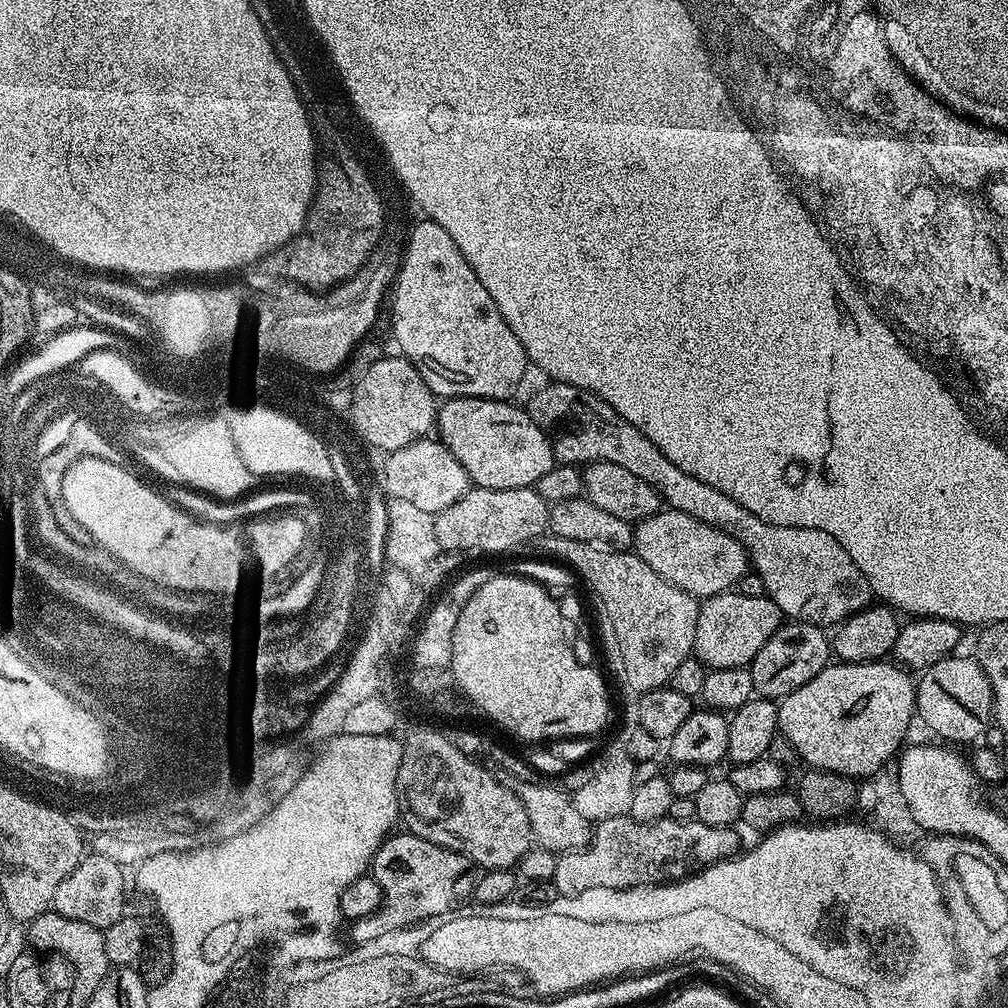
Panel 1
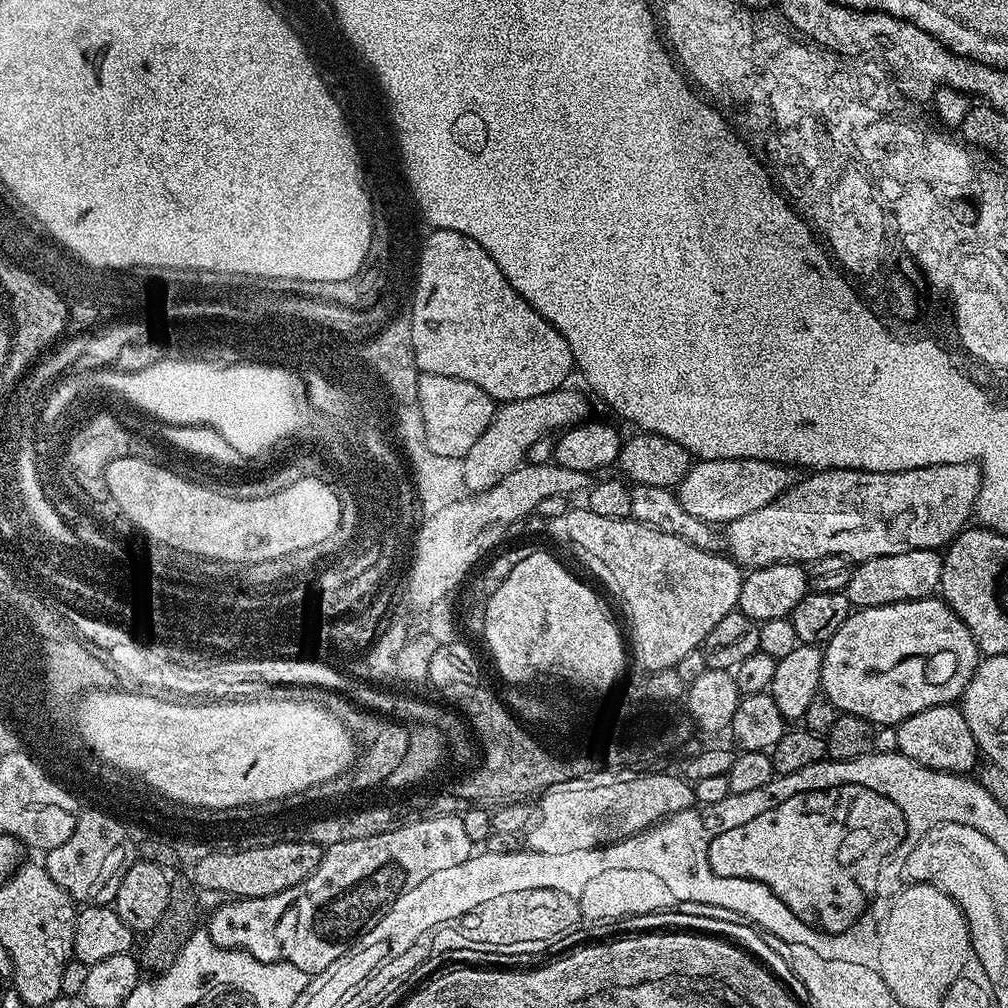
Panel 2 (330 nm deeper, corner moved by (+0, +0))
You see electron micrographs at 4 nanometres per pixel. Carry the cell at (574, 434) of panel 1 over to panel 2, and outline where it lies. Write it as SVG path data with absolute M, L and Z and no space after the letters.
M572 386L556 388L550 394L538 394L534 398L509 400L501 403L496 410L496 417L486 426L482 438L470 446L462 458L465 489L469 493L485 492L492 486L498 486L506 474L525 463L524 455L541 438L559 433L589 419L588 400Z

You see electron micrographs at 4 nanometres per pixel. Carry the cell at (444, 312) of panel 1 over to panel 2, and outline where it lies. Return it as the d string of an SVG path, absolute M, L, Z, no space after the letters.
M450 229L429 232L419 245L419 260L420 269L418 266L414 272L411 316L414 358L420 372L474 382L497 402L550 394L569 383L568 375L574 372L574 365L566 338L506 282L498 262L474 238Z

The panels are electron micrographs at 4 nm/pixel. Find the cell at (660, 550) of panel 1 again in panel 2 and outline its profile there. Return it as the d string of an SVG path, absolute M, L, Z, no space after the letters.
M975 462L931 464L925 468L901 472L825 468L805 476L808 477L805 480L797 479L791 488L774 498L774 502L762 506L762 510L754 510L726 525L727 555L741 569L751 570L771 564L807 566L813 560L826 558L830 554L838 554L845 556L847 560L859 562L882 558L886 554L906 554L906 550L943 549L973 519L982 479L980 465Z

